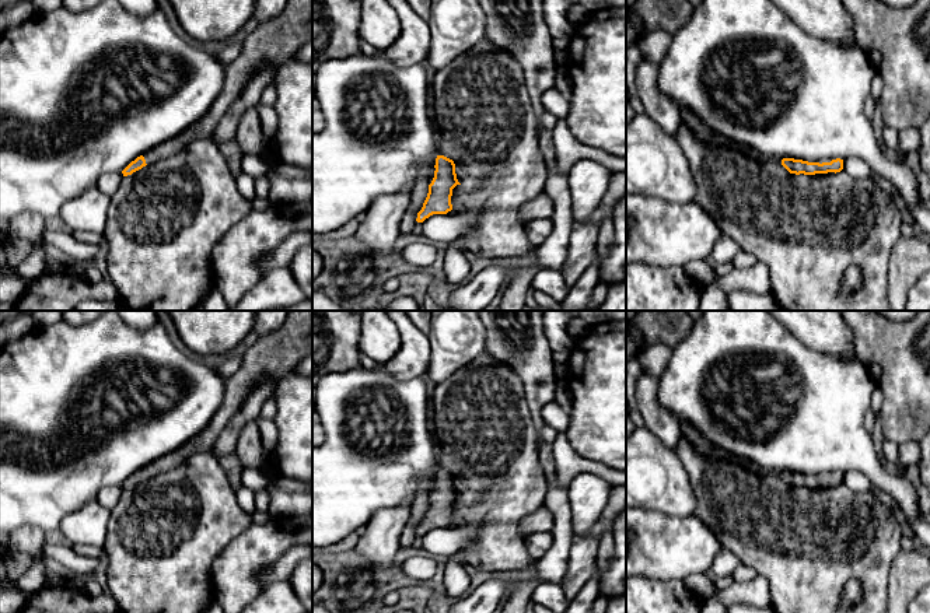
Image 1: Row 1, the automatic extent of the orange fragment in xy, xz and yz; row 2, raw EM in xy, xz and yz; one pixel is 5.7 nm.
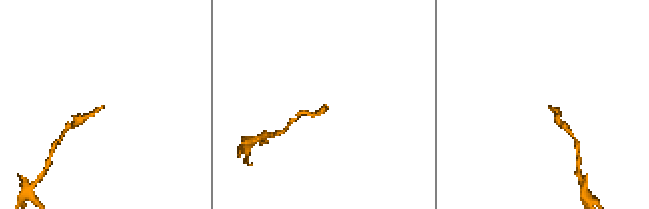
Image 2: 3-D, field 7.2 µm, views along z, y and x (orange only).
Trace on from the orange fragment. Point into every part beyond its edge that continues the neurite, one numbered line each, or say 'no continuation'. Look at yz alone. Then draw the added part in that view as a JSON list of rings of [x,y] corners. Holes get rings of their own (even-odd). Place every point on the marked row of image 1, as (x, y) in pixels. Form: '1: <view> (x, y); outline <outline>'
no continuation

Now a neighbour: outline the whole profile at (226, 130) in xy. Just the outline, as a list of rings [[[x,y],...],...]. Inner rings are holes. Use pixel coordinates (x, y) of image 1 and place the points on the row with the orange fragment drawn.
[[[265,66],[251,77],[247,87],[218,122],[211,137],[217,144],[235,139],[242,113],[259,104],[263,90],[275,81],[276,73],[275,67]]]

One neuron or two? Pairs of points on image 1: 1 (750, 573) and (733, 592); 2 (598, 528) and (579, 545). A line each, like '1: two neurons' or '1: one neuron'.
1: two neurons
2: one neuron

